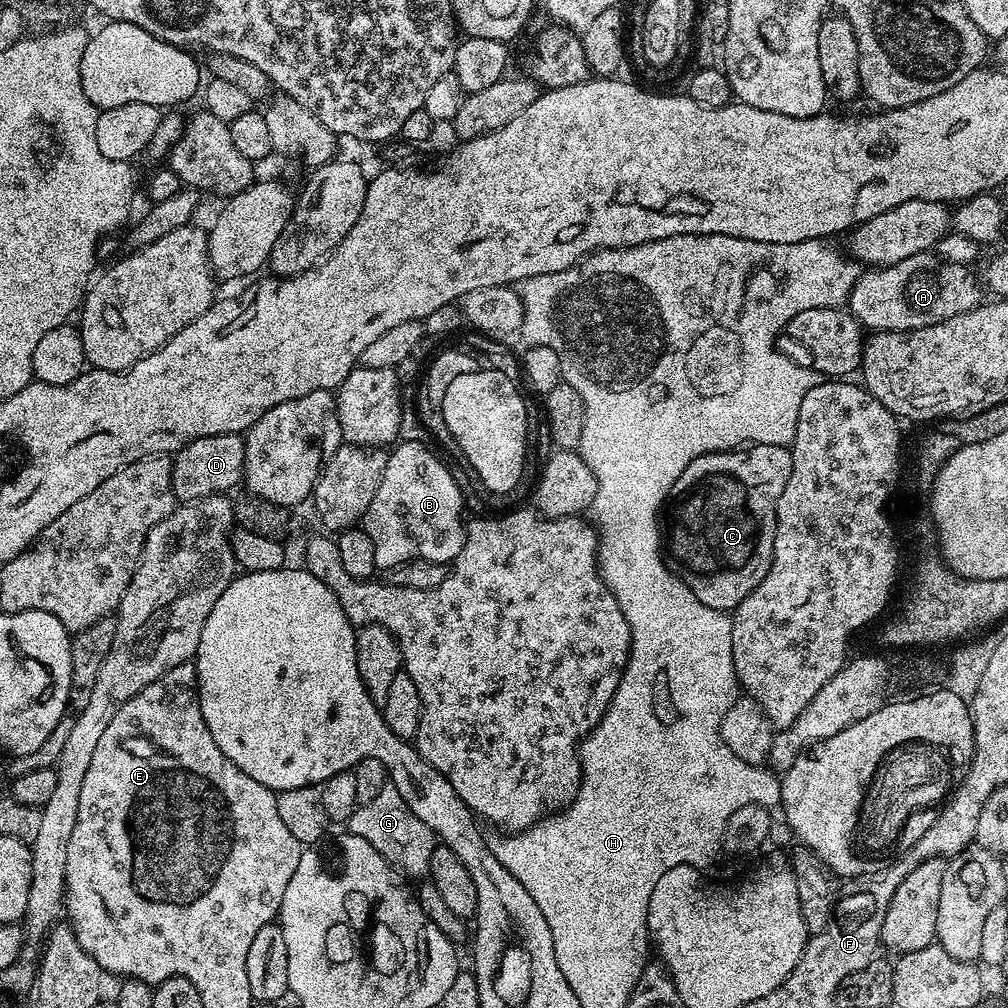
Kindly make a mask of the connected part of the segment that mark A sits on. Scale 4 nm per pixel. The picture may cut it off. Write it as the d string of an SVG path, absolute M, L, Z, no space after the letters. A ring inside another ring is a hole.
M935 251L914 254L914 258L902 258L902 262L894 262L894 266L885 268L869 267L861 271L856 284L848 296L847 311L852 313L858 323L865 329L877 332L909 332L922 326L934 326L938 322L946 322L958 314L966 314L971 308L979 308L981 285L968 276L969 269L962 264L951 264L941 260Z

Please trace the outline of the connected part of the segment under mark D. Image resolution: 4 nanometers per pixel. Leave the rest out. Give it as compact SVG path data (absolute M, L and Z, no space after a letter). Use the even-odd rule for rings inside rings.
M231 432L230 434L214 434L206 438L198 438L190 442L181 452L172 456L172 493L177 501L187 502L201 500L207 496L231 493L231 488L244 479L244 436Z

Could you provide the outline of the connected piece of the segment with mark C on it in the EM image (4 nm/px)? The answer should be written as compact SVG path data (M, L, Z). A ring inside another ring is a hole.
M754 444L730 452L711 452L705 456L699 456L698 458L694 458L694 462L690 462L690 466L686 466L686 470L682 470L678 482L674 482L674 486L668 495L666 511L662 516L662 524L666 529L667 559L674 565L675 571L678 573L680 579L687 584L690 591L692 591L694 598L698 598L698 602L702 602L706 606L710 606L719 612L734 610L750 593L752 593L754 586L758 586L758 582L762 582L762 578L766 578L766 574L770 570L772 555L774 554L776 507L778 506L778 498L782 498L782 490L786 490L786 482L790 482L791 469L792 454L787 447Z

